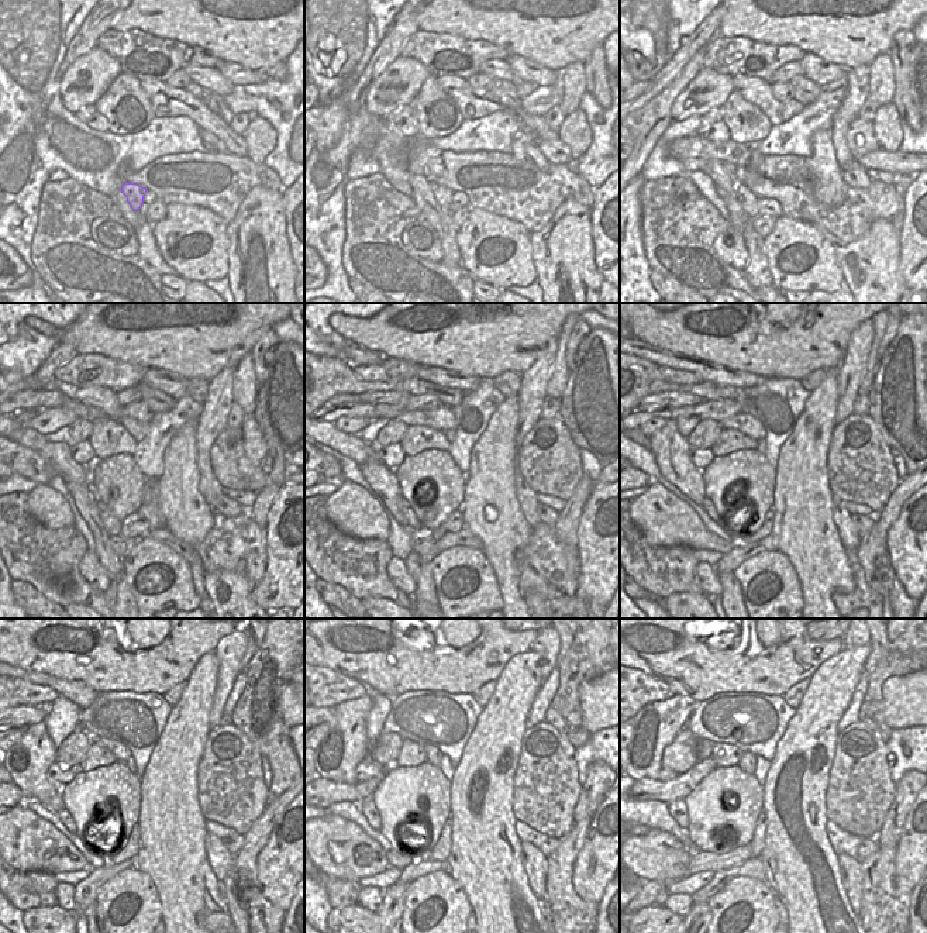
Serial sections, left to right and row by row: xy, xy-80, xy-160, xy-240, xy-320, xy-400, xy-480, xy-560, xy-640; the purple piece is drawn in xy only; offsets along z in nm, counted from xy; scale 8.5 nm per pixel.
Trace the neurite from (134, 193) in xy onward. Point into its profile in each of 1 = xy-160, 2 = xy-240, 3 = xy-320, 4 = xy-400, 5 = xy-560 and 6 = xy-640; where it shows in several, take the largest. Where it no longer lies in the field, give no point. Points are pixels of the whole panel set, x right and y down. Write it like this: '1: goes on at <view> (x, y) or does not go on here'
1: goes on at xy-160 (748, 202)
2: goes on at xy-240 (113, 526)
3: goes on at xy-320 (413, 520)
4: goes on at xy-400 (709, 508)
5: goes on at xy-560 (368, 808)
6: goes on at xy-640 (678, 811)

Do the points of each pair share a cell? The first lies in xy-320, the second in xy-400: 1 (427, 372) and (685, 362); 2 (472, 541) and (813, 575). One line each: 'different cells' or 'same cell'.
1: same cell
2: different cells

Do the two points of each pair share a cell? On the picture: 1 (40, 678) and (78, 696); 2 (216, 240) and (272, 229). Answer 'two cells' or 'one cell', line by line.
1: one cell
2: two cells

